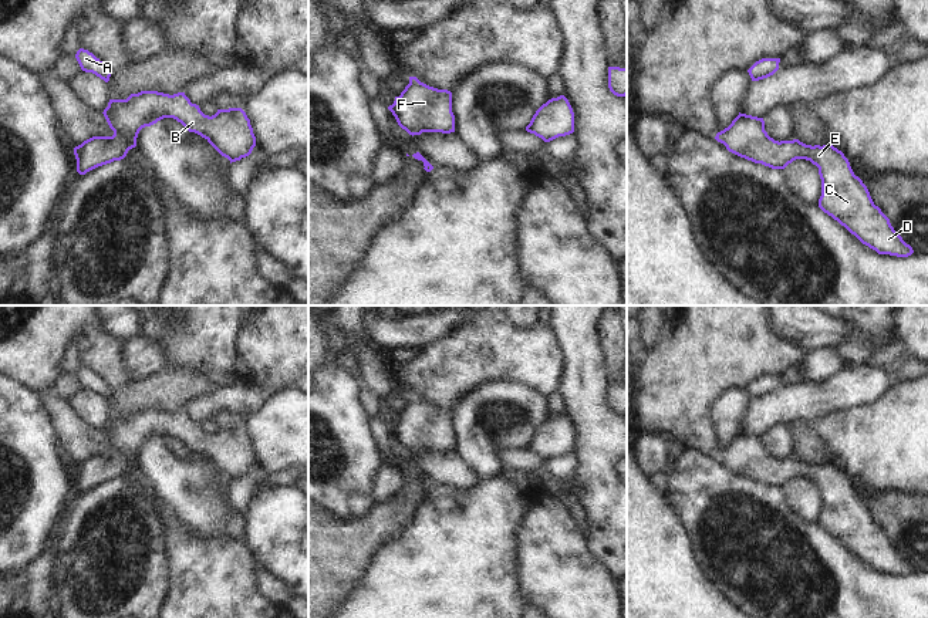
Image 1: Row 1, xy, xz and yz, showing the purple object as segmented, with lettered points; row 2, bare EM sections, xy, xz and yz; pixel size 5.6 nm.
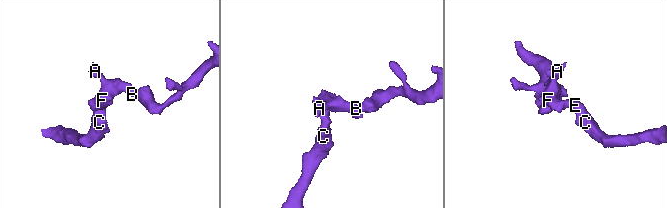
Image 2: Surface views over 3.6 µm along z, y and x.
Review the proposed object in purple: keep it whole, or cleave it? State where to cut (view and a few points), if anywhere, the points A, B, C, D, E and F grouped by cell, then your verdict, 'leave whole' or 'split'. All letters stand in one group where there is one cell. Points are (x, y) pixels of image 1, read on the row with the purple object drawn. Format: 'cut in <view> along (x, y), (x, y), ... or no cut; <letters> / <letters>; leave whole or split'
no cut; A B C D E F; leave whole

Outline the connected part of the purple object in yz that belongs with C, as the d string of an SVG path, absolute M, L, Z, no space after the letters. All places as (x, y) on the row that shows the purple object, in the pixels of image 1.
M740 114L723 131L718 132L715 139L726 146L726 149L740 158L762 163L772 169L784 169L796 159L810 161L819 168L821 179L821 196L819 207L844 226L863 244L875 250L878 254L890 254L897 257L908 257L914 253L902 237L894 230L890 219L874 205L867 186L854 175L848 159L841 151L833 145L806 145L799 139L775 141L765 131L763 118Z

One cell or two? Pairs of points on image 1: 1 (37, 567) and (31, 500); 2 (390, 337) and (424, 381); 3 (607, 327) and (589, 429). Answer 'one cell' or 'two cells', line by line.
1: two cells
2: two cells
3: two cells

